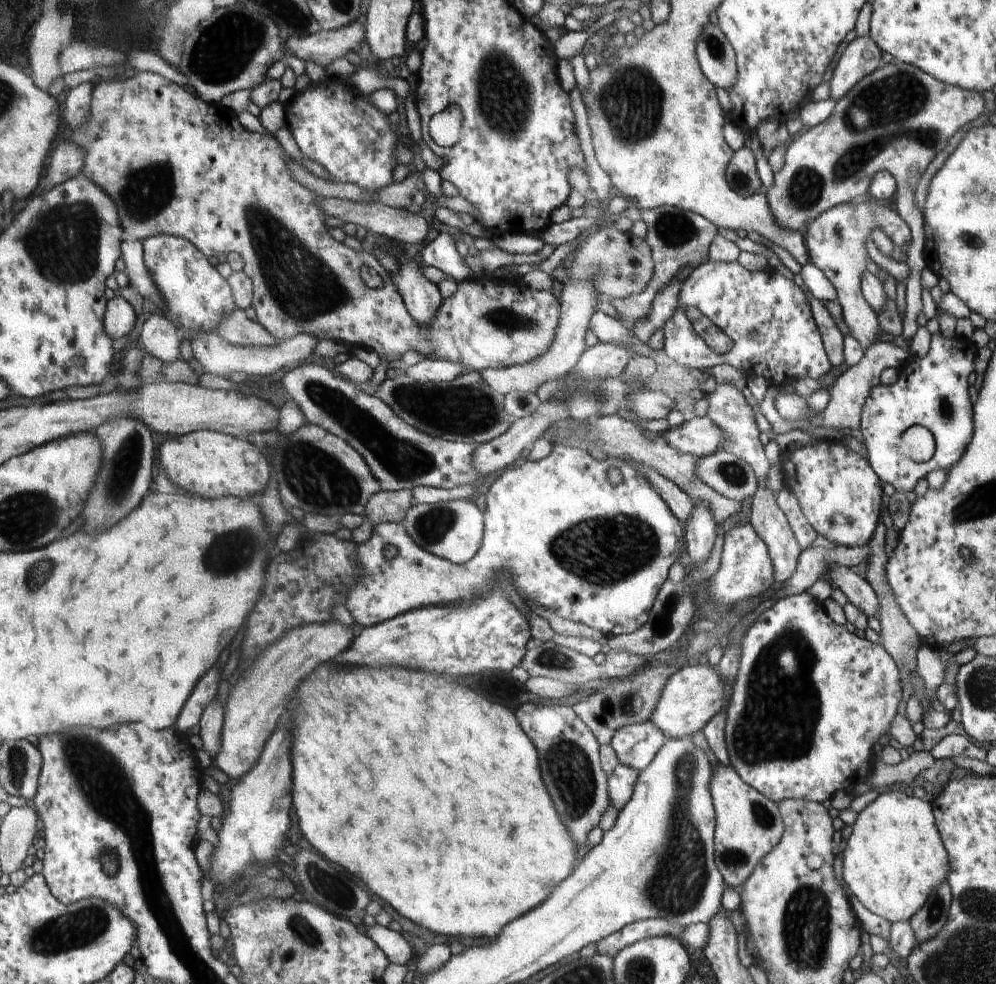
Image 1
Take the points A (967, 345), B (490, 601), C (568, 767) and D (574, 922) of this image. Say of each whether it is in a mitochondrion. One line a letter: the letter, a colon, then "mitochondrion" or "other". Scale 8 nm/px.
A: other
B: other
C: mitochondrion
D: other

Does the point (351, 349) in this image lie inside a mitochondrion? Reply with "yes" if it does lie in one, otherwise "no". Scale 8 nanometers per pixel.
no

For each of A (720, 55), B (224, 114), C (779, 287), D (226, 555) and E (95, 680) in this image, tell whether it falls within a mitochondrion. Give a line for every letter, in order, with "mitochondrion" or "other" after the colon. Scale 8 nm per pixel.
A: mitochondrion
B: other
C: other
D: mitochondrion
E: other

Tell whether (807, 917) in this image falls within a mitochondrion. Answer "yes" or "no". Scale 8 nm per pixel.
yes

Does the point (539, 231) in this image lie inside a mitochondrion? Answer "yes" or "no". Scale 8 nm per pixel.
no

